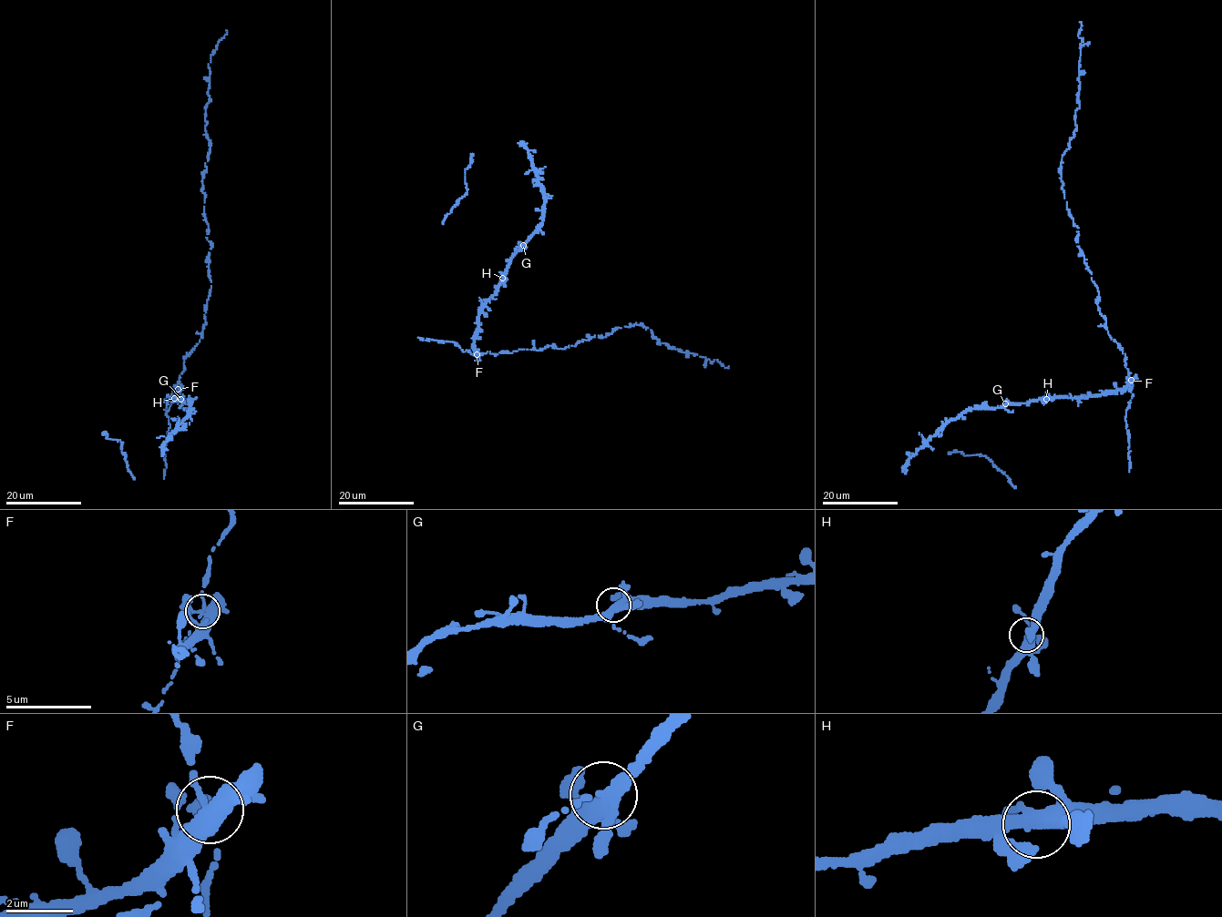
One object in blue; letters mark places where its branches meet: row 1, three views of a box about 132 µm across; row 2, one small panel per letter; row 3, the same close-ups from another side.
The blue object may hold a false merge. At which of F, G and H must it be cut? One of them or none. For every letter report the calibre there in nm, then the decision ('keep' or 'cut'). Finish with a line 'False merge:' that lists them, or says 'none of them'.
F: 300 nm thick; keep
G: 360 nm thick; keep
H: 360 nm thick; keep
False merge: none of them

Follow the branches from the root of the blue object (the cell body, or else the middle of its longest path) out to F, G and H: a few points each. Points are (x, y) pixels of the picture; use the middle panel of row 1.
F: (495, 354), (487, 351), (477, 355)
G: (495, 354), (487, 351), (477, 355), (474, 348), (477, 318), (503, 280), (511, 259), (523, 245)
H: (495, 354), (487, 351), (477, 355), (473, 346), (474, 336), (480, 310), (502, 278)

